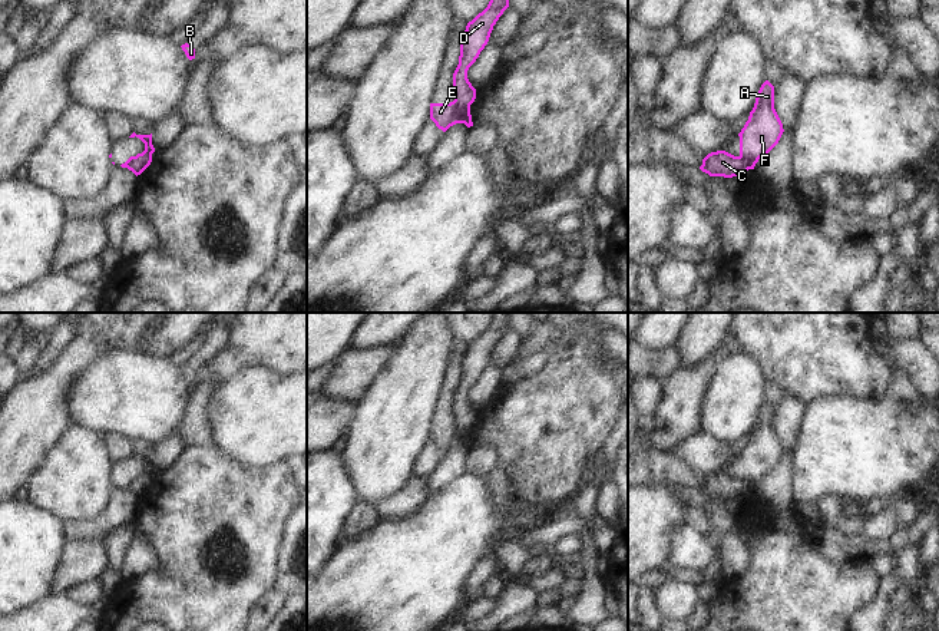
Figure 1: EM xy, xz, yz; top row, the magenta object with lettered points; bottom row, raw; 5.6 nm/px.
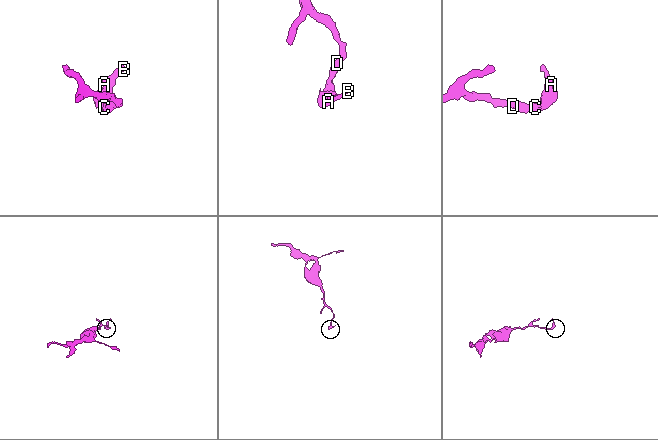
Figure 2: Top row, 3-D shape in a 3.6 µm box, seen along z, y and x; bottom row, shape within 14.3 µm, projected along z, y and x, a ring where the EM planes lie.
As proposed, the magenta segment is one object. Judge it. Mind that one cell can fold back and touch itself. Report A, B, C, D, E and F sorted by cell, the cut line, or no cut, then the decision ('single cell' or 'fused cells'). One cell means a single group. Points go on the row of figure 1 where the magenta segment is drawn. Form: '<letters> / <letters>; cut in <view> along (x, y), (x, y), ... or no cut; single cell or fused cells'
A B E F / C D; cut in xz along (453, 101), (456, 105), (469, 108); fused cells

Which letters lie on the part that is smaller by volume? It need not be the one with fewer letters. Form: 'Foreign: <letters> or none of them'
Foreign: A, B, E, F

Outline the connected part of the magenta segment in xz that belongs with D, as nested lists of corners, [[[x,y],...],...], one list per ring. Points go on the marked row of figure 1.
[[[490,0],[487,7],[467,23],[460,43],[459,65],[453,73],[456,106],[470,108],[475,102],[476,89],[467,79],[467,70],[487,44],[493,26],[507,7],[509,0]]]

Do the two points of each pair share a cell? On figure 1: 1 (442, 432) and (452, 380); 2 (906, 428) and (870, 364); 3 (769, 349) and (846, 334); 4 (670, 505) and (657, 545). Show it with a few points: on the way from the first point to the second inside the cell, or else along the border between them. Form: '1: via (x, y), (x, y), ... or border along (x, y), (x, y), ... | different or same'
1: via (443, 419), (445, 393) | same
2: border along (892, 364), (890, 390), (882, 399), (855, 397) | different
3: via (787, 334), (827, 334) | same
4: via (660, 515), (657, 518), (657, 535) | same

